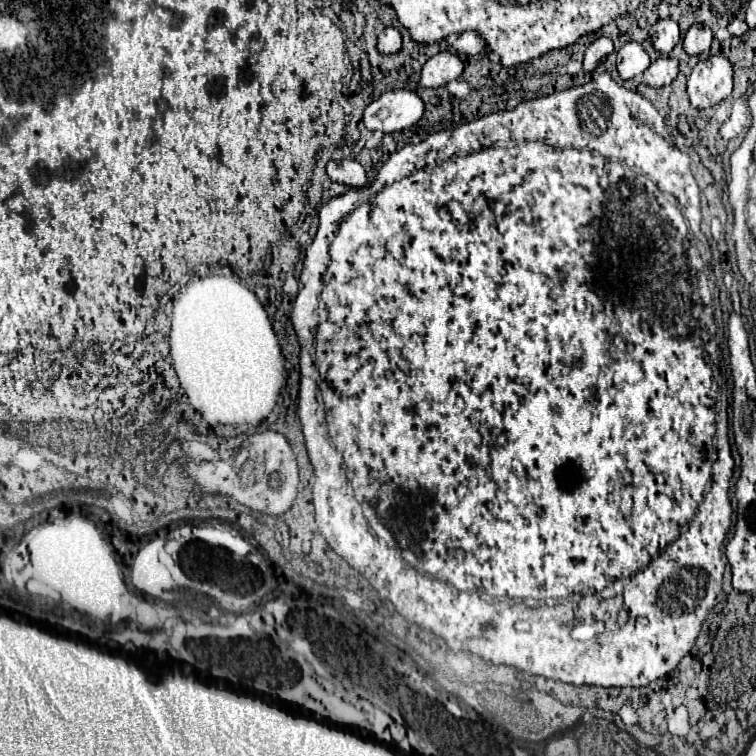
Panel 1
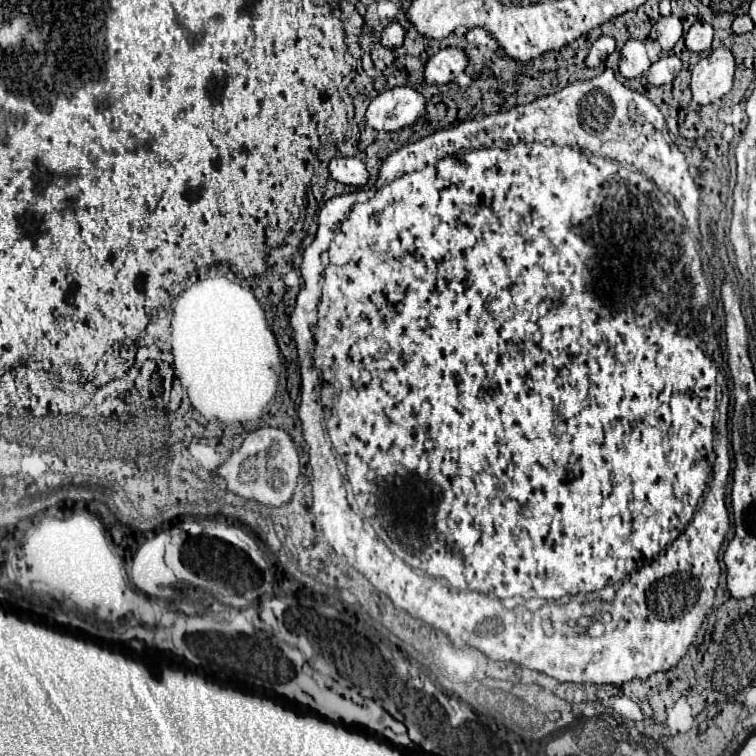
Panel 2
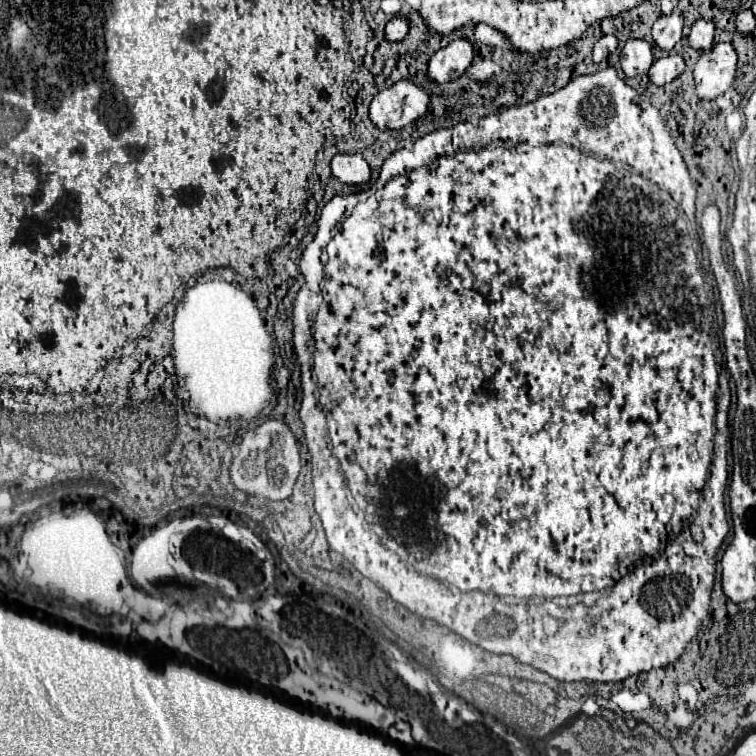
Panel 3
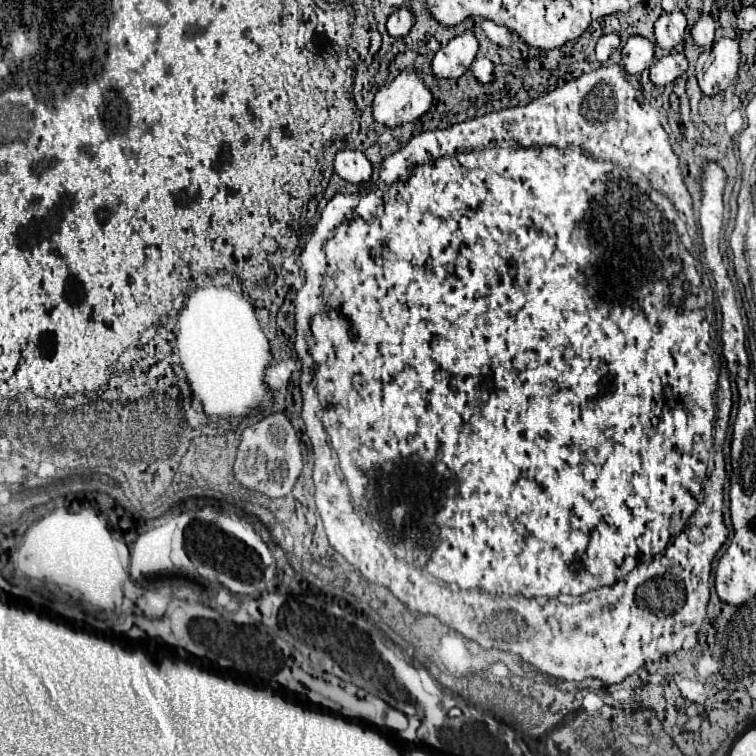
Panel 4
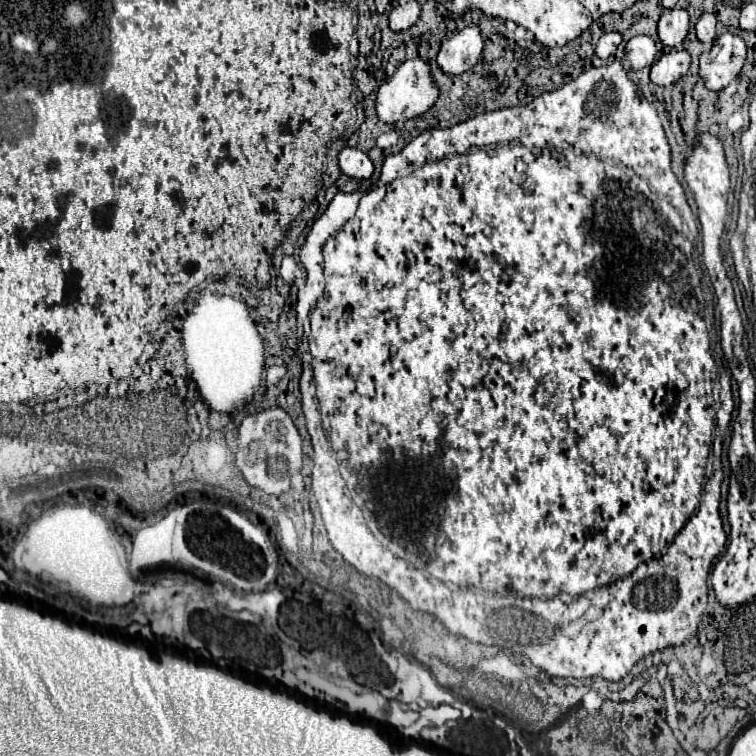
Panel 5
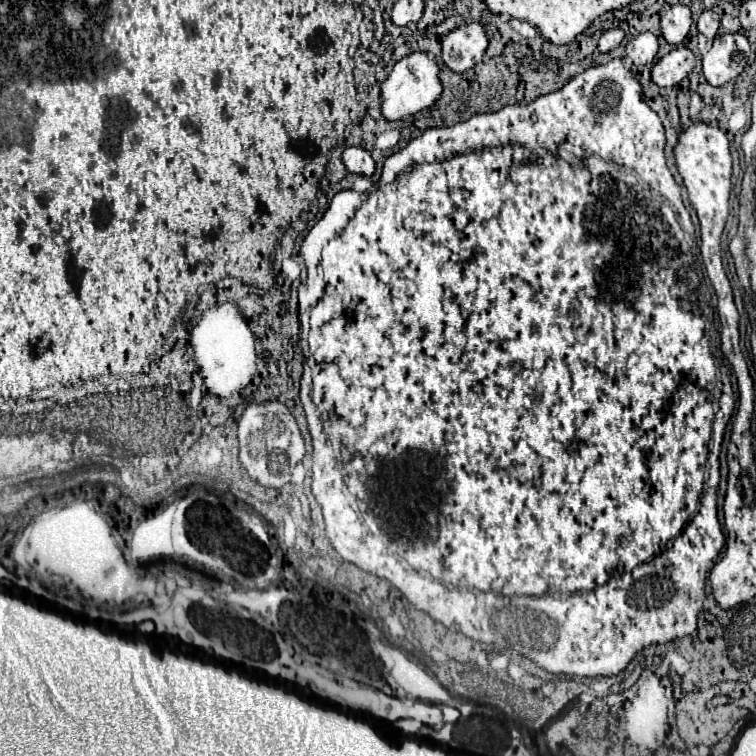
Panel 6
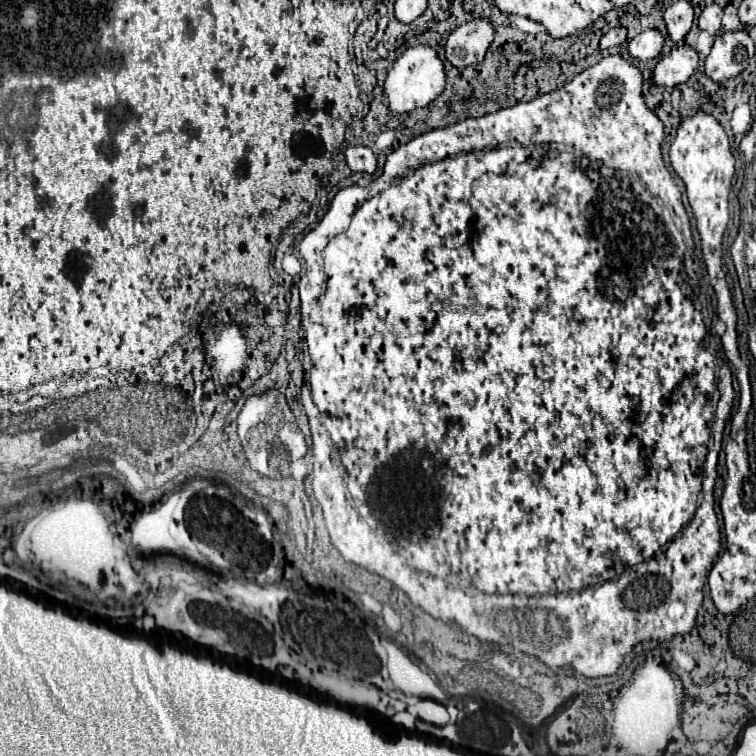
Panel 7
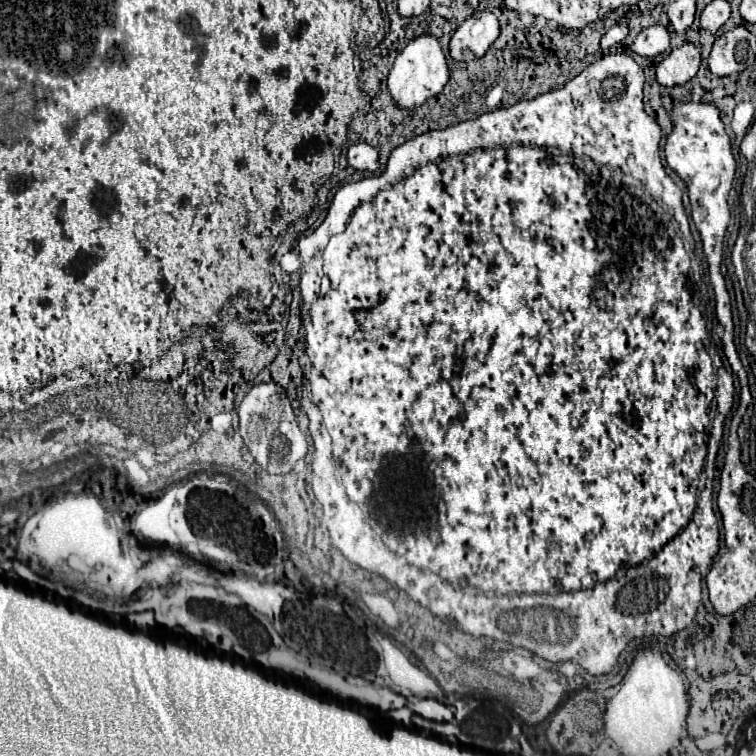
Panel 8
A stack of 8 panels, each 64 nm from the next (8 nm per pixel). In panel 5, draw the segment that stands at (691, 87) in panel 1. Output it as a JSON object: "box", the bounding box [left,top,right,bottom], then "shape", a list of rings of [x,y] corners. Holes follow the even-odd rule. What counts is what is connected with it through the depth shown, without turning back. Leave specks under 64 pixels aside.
{"box":[700,32,746,90],"shape":[[[730,32],[718,36],[710,52],[700,56],[700,78],[710,90],[726,88],[746,62],[746,42]]]}

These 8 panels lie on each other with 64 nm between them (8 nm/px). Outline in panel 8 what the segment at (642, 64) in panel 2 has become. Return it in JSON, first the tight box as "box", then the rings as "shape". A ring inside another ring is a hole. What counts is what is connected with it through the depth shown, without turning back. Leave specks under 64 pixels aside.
{"box":[632,26,670,58],"shape":[[[650,26],[650,28],[644,28],[638,38],[634,40],[634,46],[632,50],[638,54],[638,56],[646,56],[646,58],[654,58],[658,54],[662,54],[666,48],[670,46],[670,30],[666,26]]]}

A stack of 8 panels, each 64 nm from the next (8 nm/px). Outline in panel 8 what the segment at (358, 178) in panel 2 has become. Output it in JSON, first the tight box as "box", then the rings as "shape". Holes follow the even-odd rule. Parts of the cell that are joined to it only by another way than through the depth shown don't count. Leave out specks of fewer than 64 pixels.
{"box":[348,142,380,172],"shape":[[[366,142],[352,144],[348,148],[348,164],[356,170],[370,170],[376,172],[380,168],[380,156],[378,150]]]}

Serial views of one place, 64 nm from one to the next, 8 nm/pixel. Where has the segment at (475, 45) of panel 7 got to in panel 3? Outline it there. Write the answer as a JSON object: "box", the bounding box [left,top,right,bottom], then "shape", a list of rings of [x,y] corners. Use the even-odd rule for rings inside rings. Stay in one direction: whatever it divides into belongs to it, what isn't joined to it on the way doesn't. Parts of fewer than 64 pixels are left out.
{"box":[428,38,474,82],"shape":[[[458,38],[446,48],[440,48],[428,62],[428,76],[434,82],[450,82],[460,78],[474,58],[474,44],[468,38]]]}

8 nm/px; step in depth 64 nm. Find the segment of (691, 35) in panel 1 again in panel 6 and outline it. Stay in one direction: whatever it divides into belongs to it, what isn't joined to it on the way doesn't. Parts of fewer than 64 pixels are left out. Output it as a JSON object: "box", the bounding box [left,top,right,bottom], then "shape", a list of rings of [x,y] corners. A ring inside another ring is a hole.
{"box":[698,10,720,38],"shape":[[[704,10],[698,18],[698,32],[702,32],[708,38],[714,38],[720,26],[720,16],[714,10]]]}

